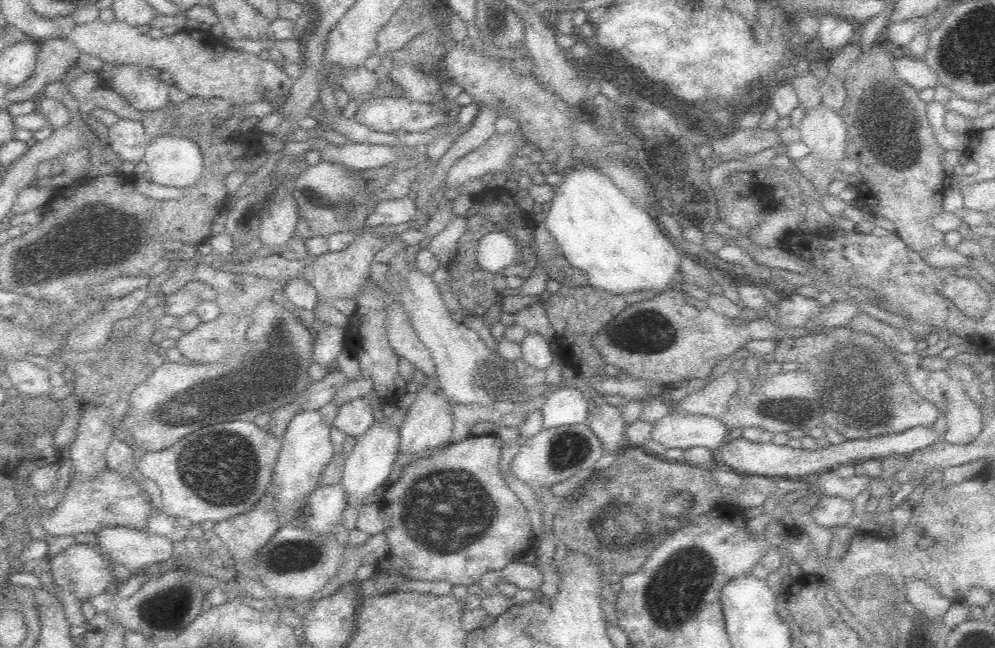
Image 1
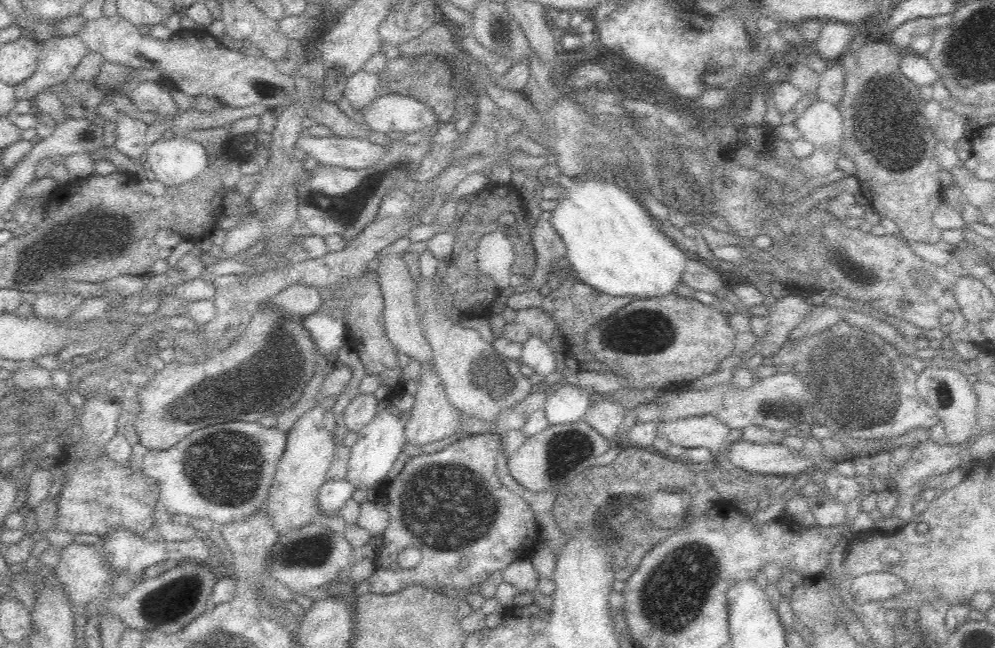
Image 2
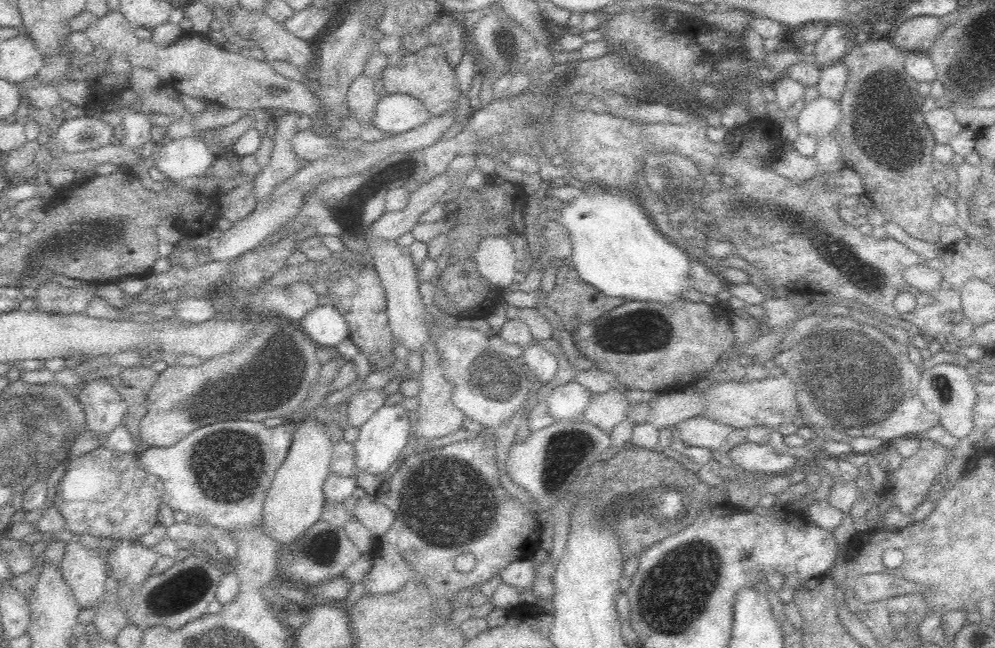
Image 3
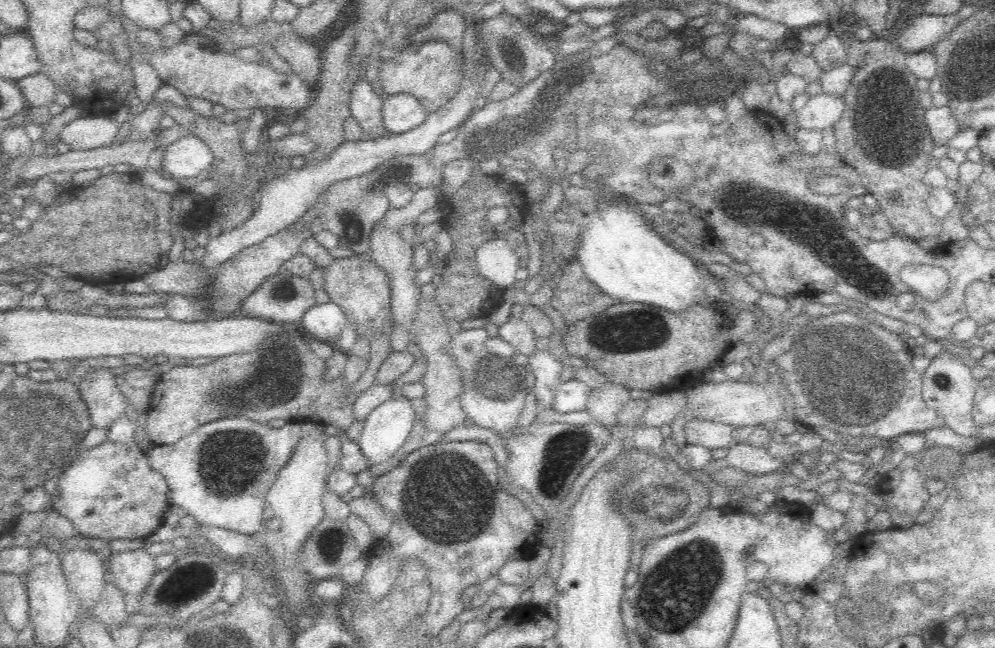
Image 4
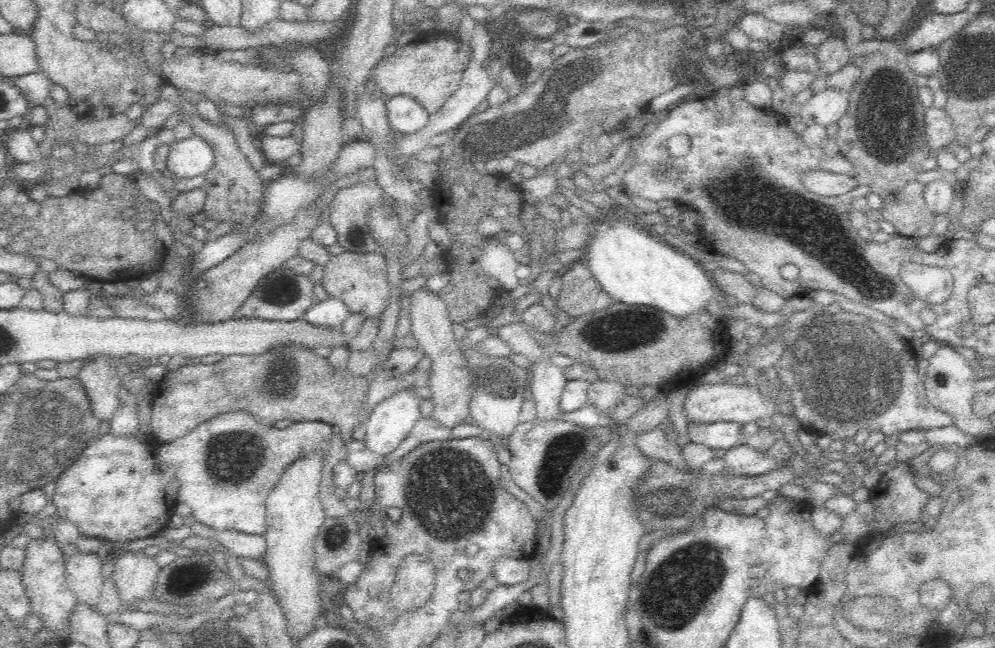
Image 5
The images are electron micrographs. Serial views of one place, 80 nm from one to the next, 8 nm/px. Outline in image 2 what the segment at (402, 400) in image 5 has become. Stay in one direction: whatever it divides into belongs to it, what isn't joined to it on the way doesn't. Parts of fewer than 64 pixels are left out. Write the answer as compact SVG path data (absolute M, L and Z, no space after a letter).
M383 409L376 413L371 422L368 422L358 433L358 440L349 455L347 476L345 477L355 490L369 491L369 487L380 487L387 479L400 452L403 452L405 443L405 427L407 419L400 412L394 415Z

